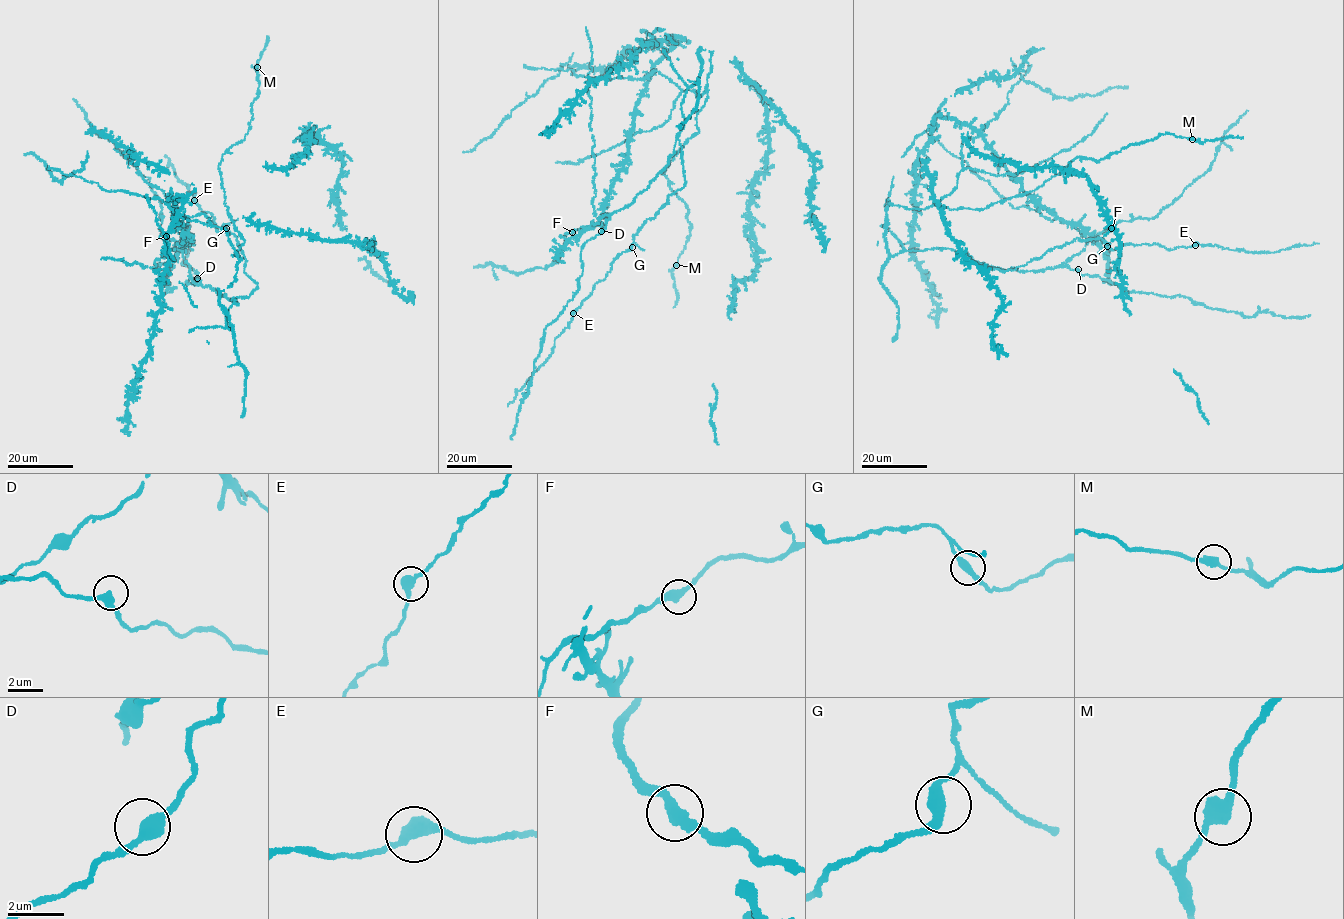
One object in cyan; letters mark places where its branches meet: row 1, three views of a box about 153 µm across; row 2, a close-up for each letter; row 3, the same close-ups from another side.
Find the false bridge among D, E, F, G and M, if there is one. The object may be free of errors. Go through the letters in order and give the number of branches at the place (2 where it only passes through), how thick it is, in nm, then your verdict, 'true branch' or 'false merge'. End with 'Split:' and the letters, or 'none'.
D: branches 2; calibre 400 nm; true branch
E: branches 2; calibre 420 nm; true branch
F: branches 2; calibre 400 nm; true branch
G: branches 2; calibre 360 nm; true branch
M: branches 2; calibre 400 nm; true branch
Split: none

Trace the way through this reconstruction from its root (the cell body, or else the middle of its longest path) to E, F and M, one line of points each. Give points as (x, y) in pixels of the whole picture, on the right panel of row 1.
E: (995, 152), (1093, 237), (1035, 272), (965, 254), (985, 268), (1076, 238), (1195, 245)
F: (995, 152), (995, 156), (1024, 191), (1057, 217), (1080, 225), (1093, 236), (1112, 228)
M: (995, 152), (963, 141), (938, 205), (980, 210), (1075, 157), (1192, 139)

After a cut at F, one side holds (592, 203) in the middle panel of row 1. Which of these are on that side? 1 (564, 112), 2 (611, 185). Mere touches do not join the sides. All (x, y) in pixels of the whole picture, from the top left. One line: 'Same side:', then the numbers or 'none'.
Same side: none

